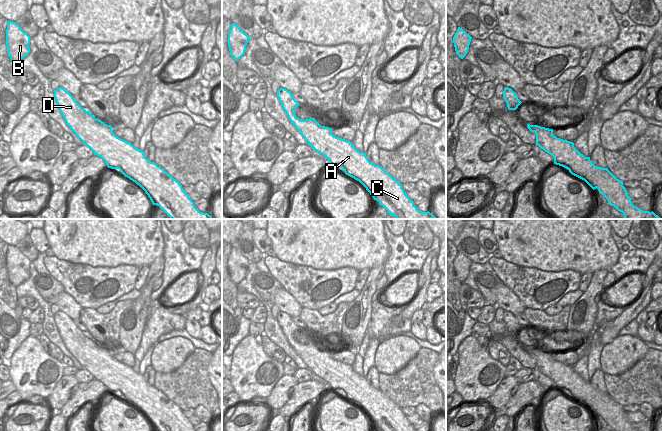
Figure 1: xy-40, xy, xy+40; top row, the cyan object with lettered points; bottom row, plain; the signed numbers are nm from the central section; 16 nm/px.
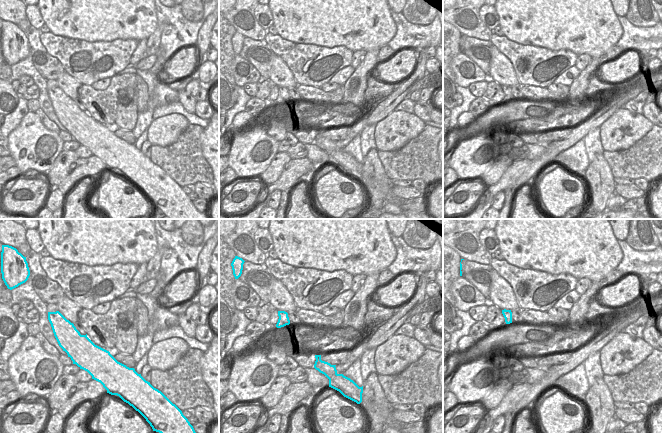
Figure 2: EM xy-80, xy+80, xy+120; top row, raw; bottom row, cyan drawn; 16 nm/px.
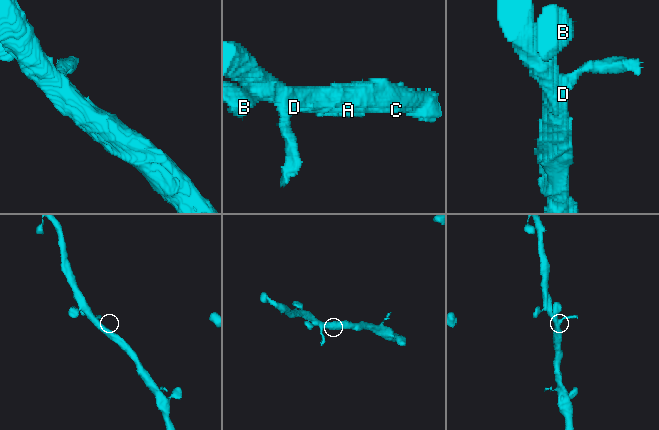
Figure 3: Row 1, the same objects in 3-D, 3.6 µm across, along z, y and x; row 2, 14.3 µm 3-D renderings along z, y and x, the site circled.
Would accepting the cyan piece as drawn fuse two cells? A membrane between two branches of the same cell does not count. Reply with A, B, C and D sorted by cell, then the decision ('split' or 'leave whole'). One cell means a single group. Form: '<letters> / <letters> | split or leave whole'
A B C D | leave whole

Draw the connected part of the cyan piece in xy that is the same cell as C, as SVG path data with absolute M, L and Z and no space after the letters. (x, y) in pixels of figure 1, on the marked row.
M280 88L277 97L289 120L308 145L325 156L329 165L342 168L346 175L359 181L389 215L397 219L437 219L429 211L419 211L402 184L380 165L370 162L366 153L358 151L352 142L334 136L332 128L321 126L315 118L297 118L295 109L299 103L290 91Z

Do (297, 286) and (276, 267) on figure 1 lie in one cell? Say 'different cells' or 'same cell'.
same cell

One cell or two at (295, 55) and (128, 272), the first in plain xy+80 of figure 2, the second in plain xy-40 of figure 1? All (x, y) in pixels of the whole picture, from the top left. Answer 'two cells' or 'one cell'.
one cell

